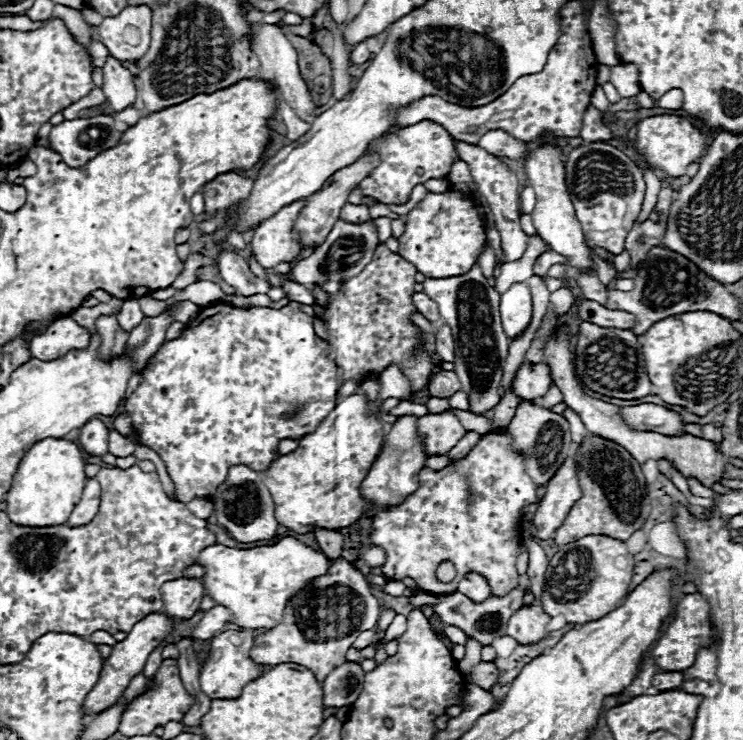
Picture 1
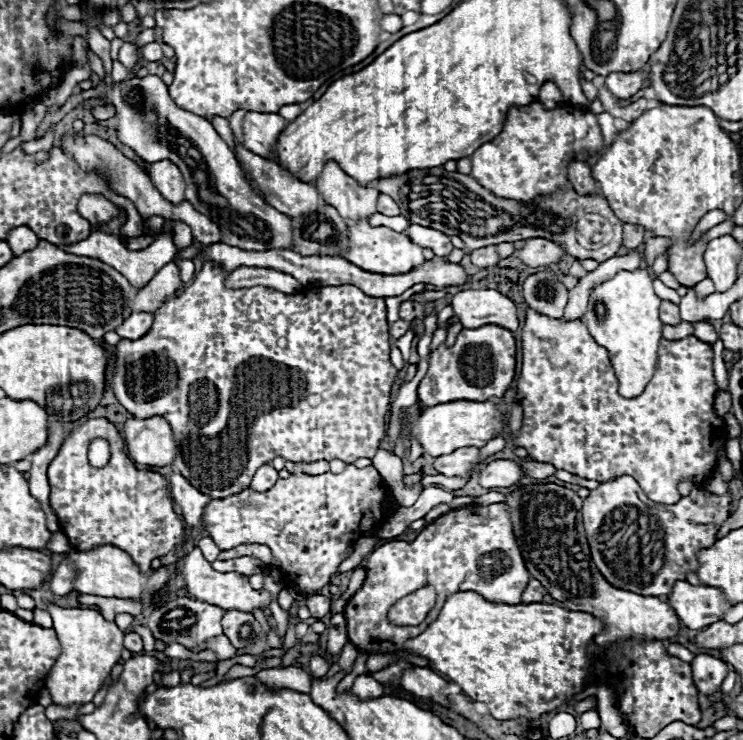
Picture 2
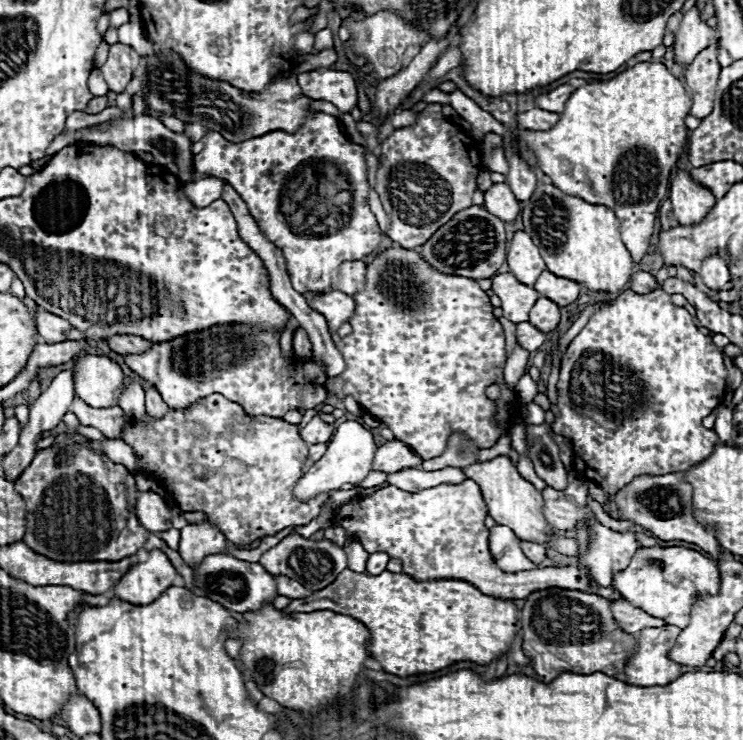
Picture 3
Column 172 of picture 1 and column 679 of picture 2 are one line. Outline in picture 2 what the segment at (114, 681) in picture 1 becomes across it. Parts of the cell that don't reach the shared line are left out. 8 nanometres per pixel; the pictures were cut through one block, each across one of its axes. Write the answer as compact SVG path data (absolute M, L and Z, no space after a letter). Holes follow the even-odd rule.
M528 484L506 494L514 536L524 556L530 574L542 582L554 600L562 602L568 610L592 614L602 622L602 632L594 636L594 642L608 646L620 638L656 638L666 640L678 634L680 620L674 610L656 596L642 596L630 590L620 590L606 582L600 570L594 566L586 532L580 522L582 498L568 488L556 484Z

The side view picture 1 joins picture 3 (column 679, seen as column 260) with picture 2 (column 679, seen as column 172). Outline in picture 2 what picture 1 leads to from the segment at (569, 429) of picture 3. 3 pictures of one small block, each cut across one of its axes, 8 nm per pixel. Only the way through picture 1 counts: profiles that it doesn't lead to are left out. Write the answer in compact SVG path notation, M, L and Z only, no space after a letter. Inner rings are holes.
M526 310L526 324L522 328L522 372L518 378L518 400L524 408L524 420L522 420L522 428L520 432L512 438L512 442L520 448L526 448L530 458L536 462L548 462L554 468L560 470L568 470L576 476L588 478L588 480L596 480L596 482L604 482L610 478L618 478L622 474L630 474L636 478L636 482L642 486L642 490L646 492L646 496L654 502L660 504L676 504L680 500L680 492L678 492L678 484L682 480L690 480L692 484L702 484L708 480L708 476L714 472L716 468L716 460L718 460L718 450L720 450L720 416L714 410L714 400L718 394L718 386L714 380L714 372L712 372L712 344L698 340L696 336L686 336L682 340L660 340L658 346L658 368L652 376L652 380L648 382L648 386L644 388L644 392L636 398L624 398L618 394L618 378L616 372L612 368L612 362L608 360L608 350L604 350L602 346L598 346L592 336L588 334L588 328L584 326L582 320L554 320L554 318L544 318L542 314L536 314L534 310Z

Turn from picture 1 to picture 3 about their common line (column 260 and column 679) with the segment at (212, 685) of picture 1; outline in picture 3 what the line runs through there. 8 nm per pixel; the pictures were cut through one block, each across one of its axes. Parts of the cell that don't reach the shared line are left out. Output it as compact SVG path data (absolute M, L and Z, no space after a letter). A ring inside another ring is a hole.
M662 626L662 628L644 628L640 634L636 634L636 650L632 658L628 658L624 670L620 672L620 680L632 684L632 686L666 686L668 682L676 680L682 674L682 666L672 662L668 658L670 648L676 644L676 638L680 634L680 628L676 626Z

